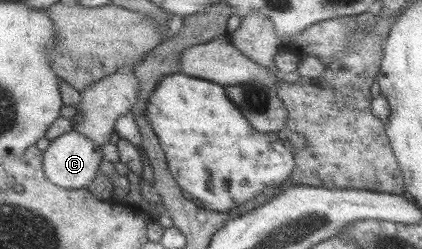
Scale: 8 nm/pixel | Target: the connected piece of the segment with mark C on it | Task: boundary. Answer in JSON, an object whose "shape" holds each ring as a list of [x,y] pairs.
{"shape":[[[70,129],[70,133],[53,139],[45,150],[45,172],[50,180],[65,189],[80,190],[94,183],[101,173],[104,149],[87,135]]]}

